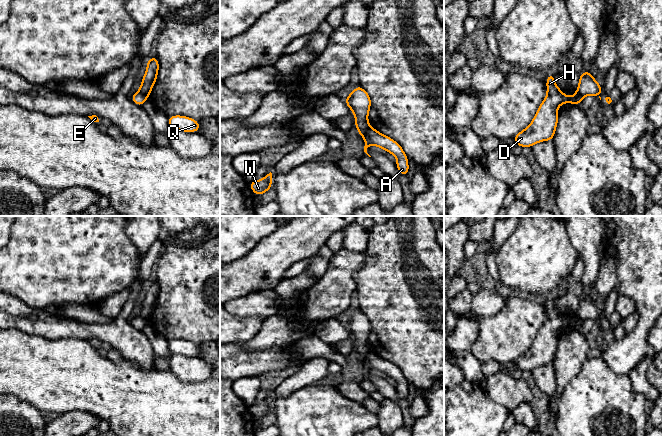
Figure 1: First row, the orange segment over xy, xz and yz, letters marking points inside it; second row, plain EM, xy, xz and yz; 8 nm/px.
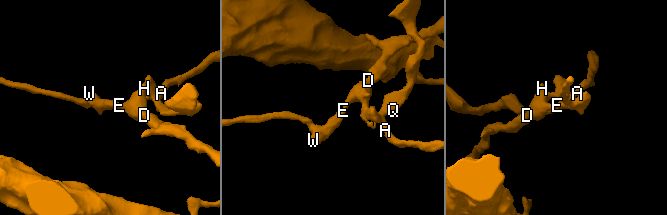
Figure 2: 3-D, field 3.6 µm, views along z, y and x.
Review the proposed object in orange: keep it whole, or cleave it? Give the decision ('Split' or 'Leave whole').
Split

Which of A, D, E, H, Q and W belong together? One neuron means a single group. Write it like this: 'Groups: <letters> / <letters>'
Groups: A Q / D E H W

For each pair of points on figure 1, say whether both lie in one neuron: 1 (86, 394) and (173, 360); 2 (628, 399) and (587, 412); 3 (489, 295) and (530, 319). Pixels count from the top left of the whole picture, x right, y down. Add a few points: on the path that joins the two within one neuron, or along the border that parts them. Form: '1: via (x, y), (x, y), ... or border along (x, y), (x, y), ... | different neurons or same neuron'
1: border along (170, 370), (179, 379), (191, 381) | different neurons
2: via (618, 406), (605, 406), (597, 412) | same neuron
3: border along (505, 300), (505, 303), (498, 312), (484, 317) | different neurons

